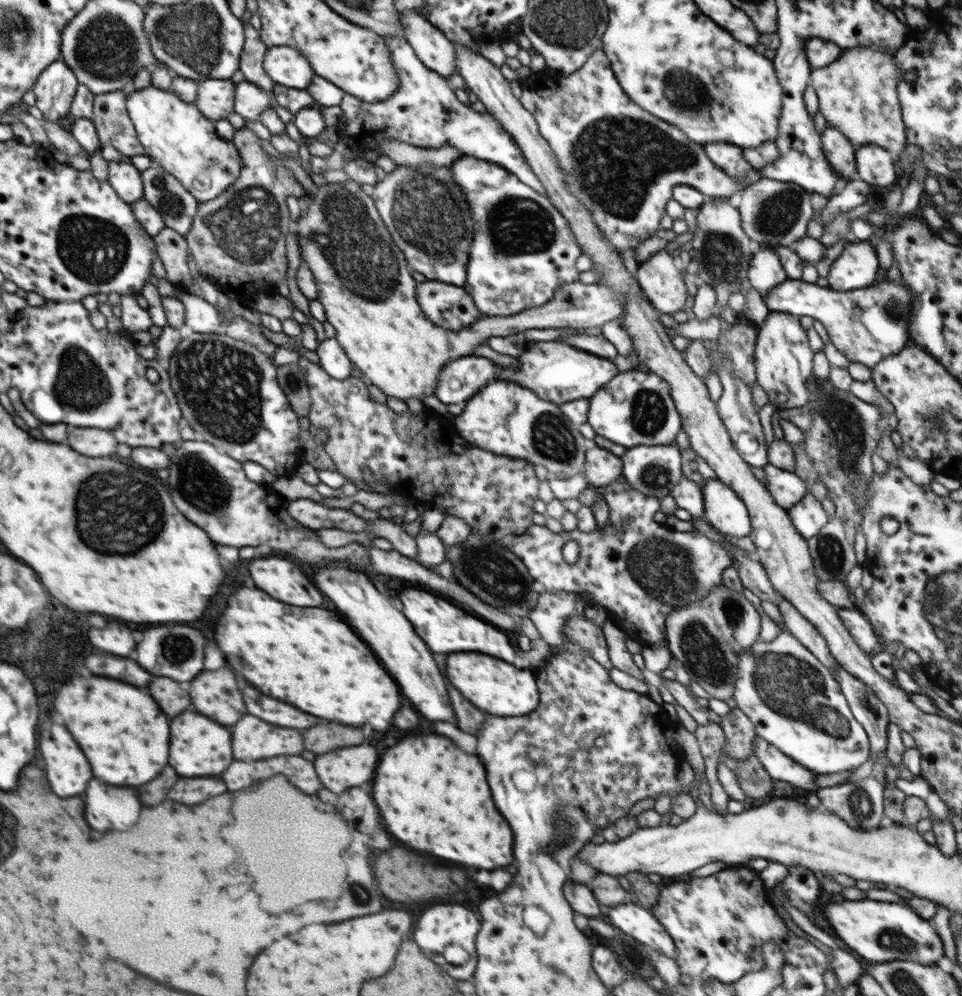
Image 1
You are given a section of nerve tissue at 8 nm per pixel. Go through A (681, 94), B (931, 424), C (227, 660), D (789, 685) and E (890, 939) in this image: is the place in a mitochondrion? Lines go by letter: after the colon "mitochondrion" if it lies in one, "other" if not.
A: mitochondrion
B: mitochondrion
C: other
D: mitochondrion
E: mitochondrion

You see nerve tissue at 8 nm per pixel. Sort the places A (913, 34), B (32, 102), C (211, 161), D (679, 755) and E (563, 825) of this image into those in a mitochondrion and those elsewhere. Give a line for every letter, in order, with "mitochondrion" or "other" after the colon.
A: other
B: other
C: mitochondrion
D: other
E: mitochondrion

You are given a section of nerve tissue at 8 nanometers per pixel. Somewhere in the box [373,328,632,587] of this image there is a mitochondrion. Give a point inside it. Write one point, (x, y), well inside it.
(551, 437)

